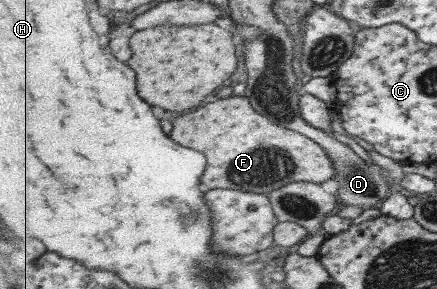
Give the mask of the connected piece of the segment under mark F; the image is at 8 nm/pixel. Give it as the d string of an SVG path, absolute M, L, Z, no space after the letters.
M227 97L219 99L215 103L209 103L201 107L195 113L187 113L175 121L175 131L171 133L171 139L177 143L183 143L185 147L195 147L197 151L203 151L209 157L207 175L203 175L203 183L211 189L219 187L231 187L237 191L249 191L257 194L269 194L272 191L287 187L293 183L311 182L323 183L335 176L335 163L327 155L322 144L314 139L304 136L298 131L281 127L271 123L267 117L259 115L255 111L250 99L247 97Z

